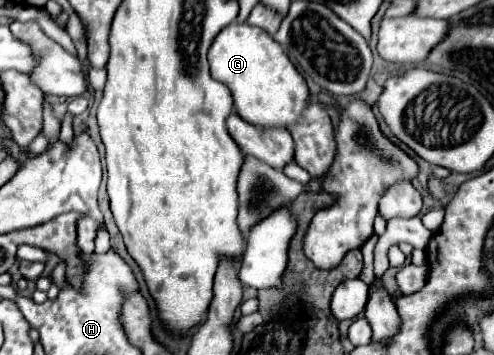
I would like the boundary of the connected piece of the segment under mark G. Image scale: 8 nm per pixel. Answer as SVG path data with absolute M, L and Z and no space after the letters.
M231 22L209 48L211 76L223 82L235 100L237 114L255 126L291 126L309 104L309 88L283 48L261 28Z

